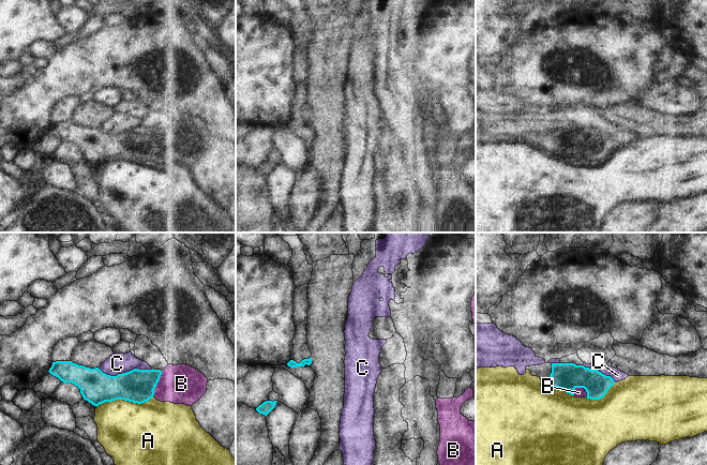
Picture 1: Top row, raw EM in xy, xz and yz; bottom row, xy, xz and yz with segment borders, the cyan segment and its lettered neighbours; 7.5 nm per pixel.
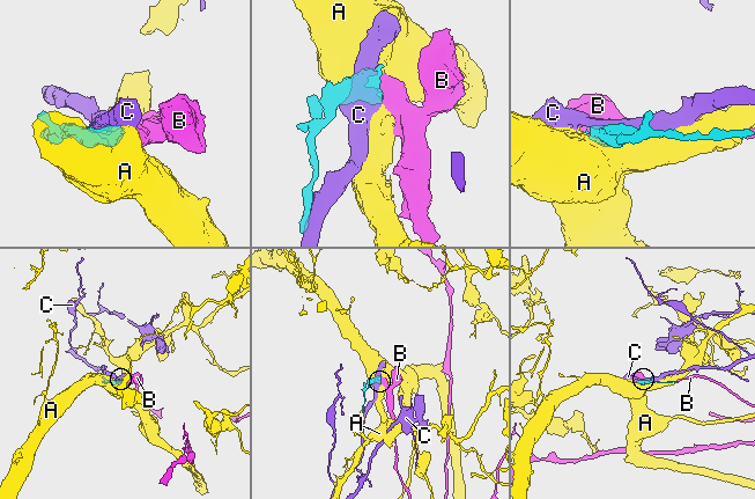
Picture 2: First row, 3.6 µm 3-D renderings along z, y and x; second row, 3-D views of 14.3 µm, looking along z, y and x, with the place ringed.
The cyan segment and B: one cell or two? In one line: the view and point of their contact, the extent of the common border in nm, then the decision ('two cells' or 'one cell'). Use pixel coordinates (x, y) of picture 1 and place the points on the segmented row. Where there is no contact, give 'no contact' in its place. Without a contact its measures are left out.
xy (156, 384) | 200 nm | one cell

